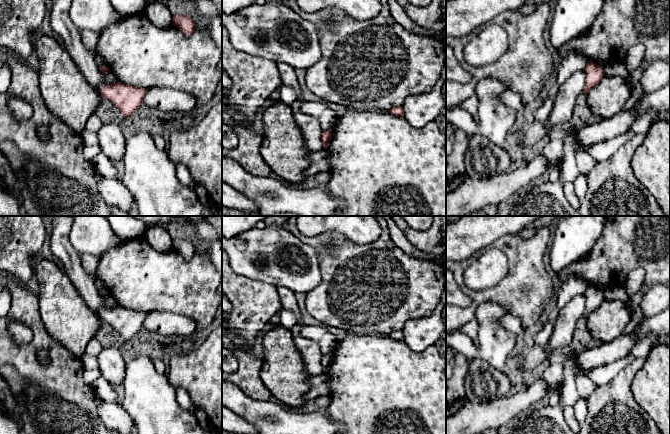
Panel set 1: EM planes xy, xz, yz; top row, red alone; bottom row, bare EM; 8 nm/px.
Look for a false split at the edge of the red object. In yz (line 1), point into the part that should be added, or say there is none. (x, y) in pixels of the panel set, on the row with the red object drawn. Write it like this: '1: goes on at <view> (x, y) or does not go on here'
1: does not go on here

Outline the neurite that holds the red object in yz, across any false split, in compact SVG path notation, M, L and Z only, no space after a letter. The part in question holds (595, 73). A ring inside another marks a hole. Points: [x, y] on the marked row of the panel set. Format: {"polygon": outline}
{"polygon": "M588 61L584 70L586 72L587 78L586 87L583 93L587 95L594 86L600 83L605 74L603 71L603 67L600 65L596 65L592 61Z"}

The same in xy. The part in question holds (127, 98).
{"polygon": "M120 81L104 85L100 94L109 99L121 112L122 116L132 115L141 105L147 89L124 84Z"}

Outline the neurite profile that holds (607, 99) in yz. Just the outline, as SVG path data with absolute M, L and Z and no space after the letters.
M620 77L602 78L586 95L586 103L593 115L610 119L619 114L631 96L629 80Z

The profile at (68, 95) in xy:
M49 36L33 37L34 51L39 59L39 88L45 104L63 123L81 133L89 117L100 104L100 91L82 76L62 43Z

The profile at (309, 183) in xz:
M273 171L270 172L269 175L271 178L278 179L282 181L285 185L295 187L297 189L312 189L312 188L320 188L317 181L313 178L313 176L308 176L304 182L300 184L293 184L290 182L283 181L281 178L279 178Z

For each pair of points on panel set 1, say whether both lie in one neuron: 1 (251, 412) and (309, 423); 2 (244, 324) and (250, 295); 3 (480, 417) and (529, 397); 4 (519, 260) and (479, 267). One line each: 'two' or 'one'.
1: one
2: one
3: one
4: two

